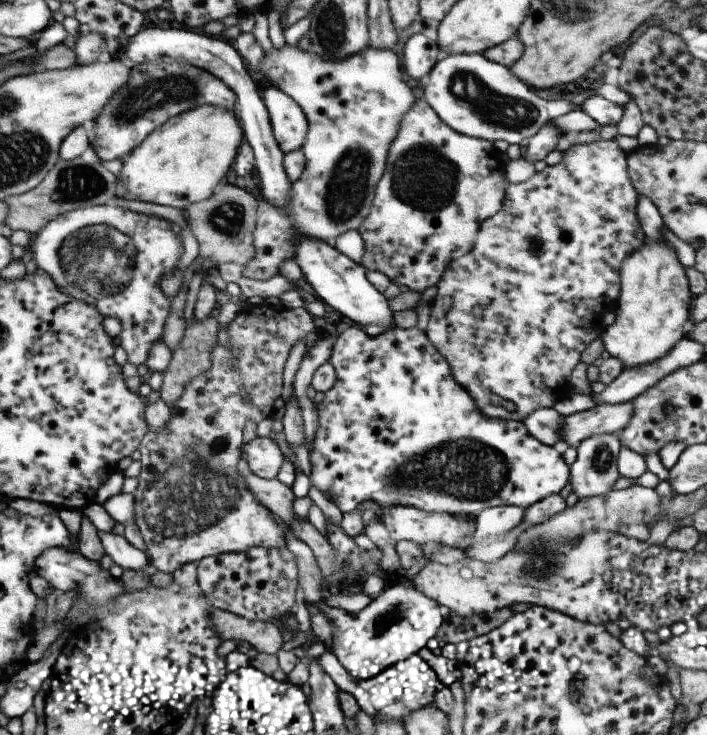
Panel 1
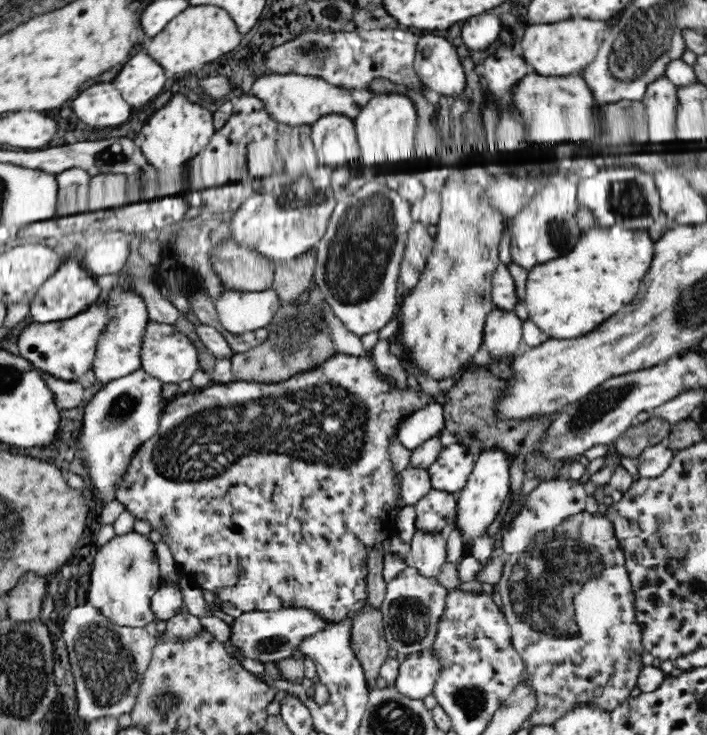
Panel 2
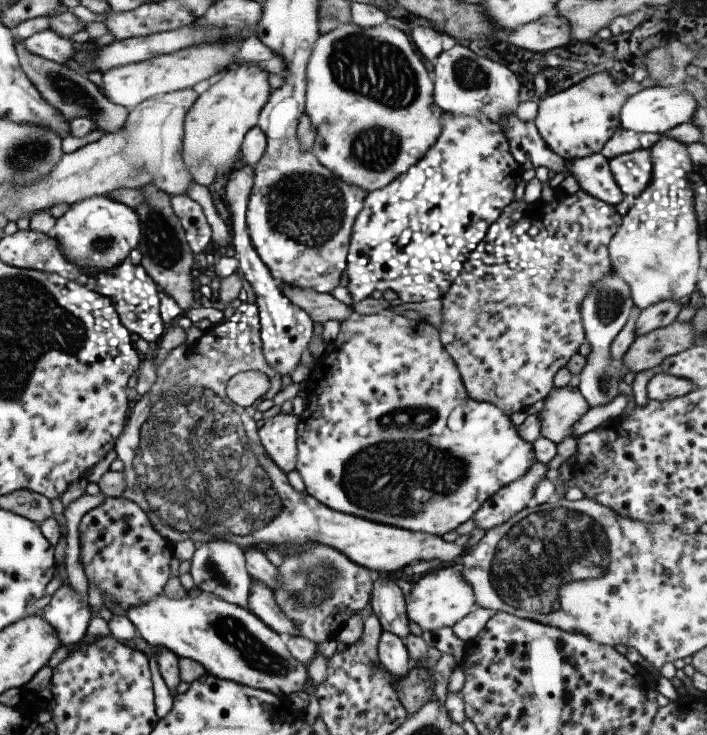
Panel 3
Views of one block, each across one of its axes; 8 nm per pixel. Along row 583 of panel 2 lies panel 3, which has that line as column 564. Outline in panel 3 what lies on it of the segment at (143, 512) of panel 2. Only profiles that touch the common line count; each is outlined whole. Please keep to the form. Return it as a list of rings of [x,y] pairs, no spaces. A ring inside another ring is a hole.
[[[556,188],[555,198],[551,202],[543,202],[541,197],[533,203],[527,203],[523,199],[519,201],[513,199],[502,210],[503,212],[501,212],[499,218],[487,228],[483,240],[467,256],[465,264],[462,264],[463,272],[451,282],[447,294],[444,294],[444,298],[441,298],[441,324],[439,324],[438,336],[441,346],[457,366],[457,372],[463,380],[467,396],[480,403],[493,404],[502,413],[505,413],[505,416],[509,417],[513,412],[531,411],[537,408],[553,390],[552,378],[554,374],[561,367],[565,367],[567,361],[585,343],[581,318],[582,301],[589,292],[593,292],[593,286],[599,280],[607,278],[607,272],[610,270],[607,244],[609,244],[611,236],[615,234],[622,216],[619,216],[610,204],[592,198],[581,189],[577,190],[573,196],[569,196],[569,194],[564,193],[563,189]]]

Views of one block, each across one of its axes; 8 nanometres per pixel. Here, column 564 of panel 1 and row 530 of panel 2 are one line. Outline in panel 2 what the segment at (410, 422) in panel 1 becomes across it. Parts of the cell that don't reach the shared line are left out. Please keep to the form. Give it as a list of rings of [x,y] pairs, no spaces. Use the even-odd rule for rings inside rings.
[[[495,446],[482,449],[479,456],[475,458],[475,465],[468,477],[468,482],[458,493],[455,522],[457,522],[460,530],[462,530],[463,540],[474,538],[476,543],[478,536],[484,536],[486,528],[498,516],[504,498],[511,492],[509,473],[511,462],[512,458],[509,458],[507,452]]]

